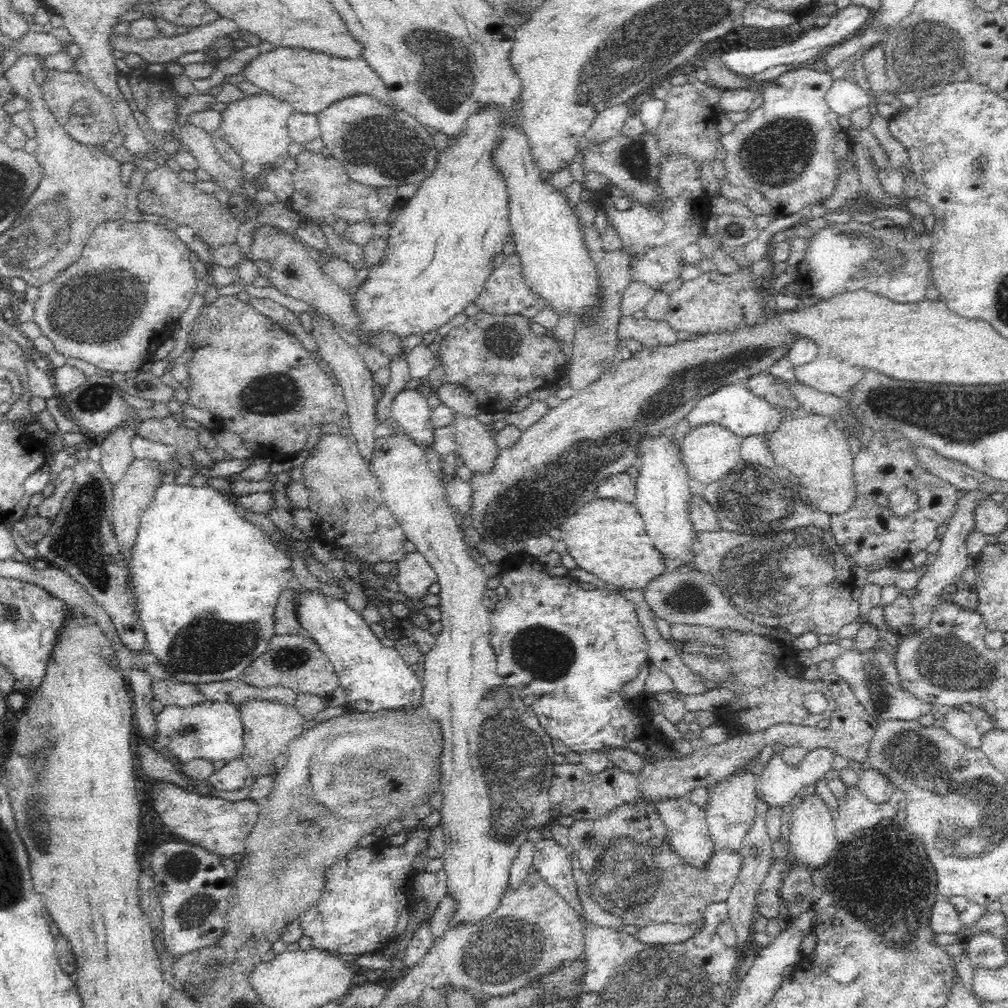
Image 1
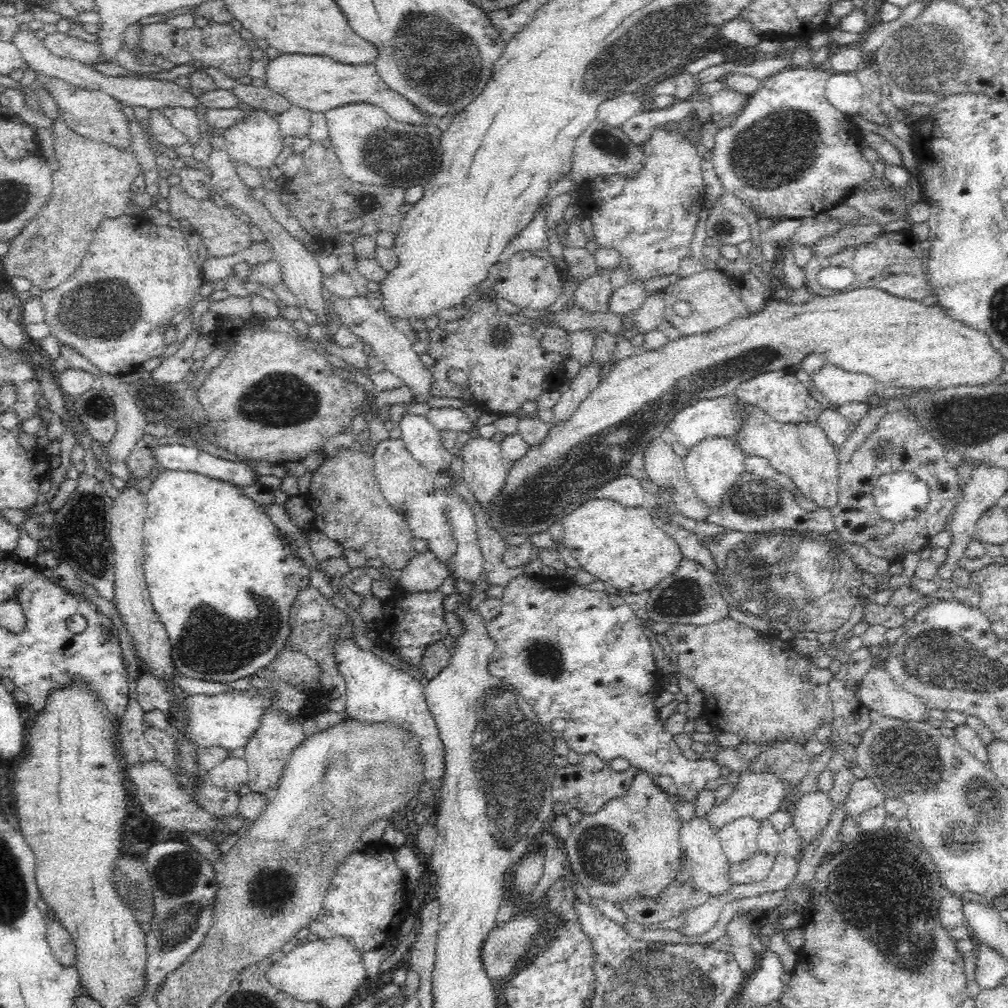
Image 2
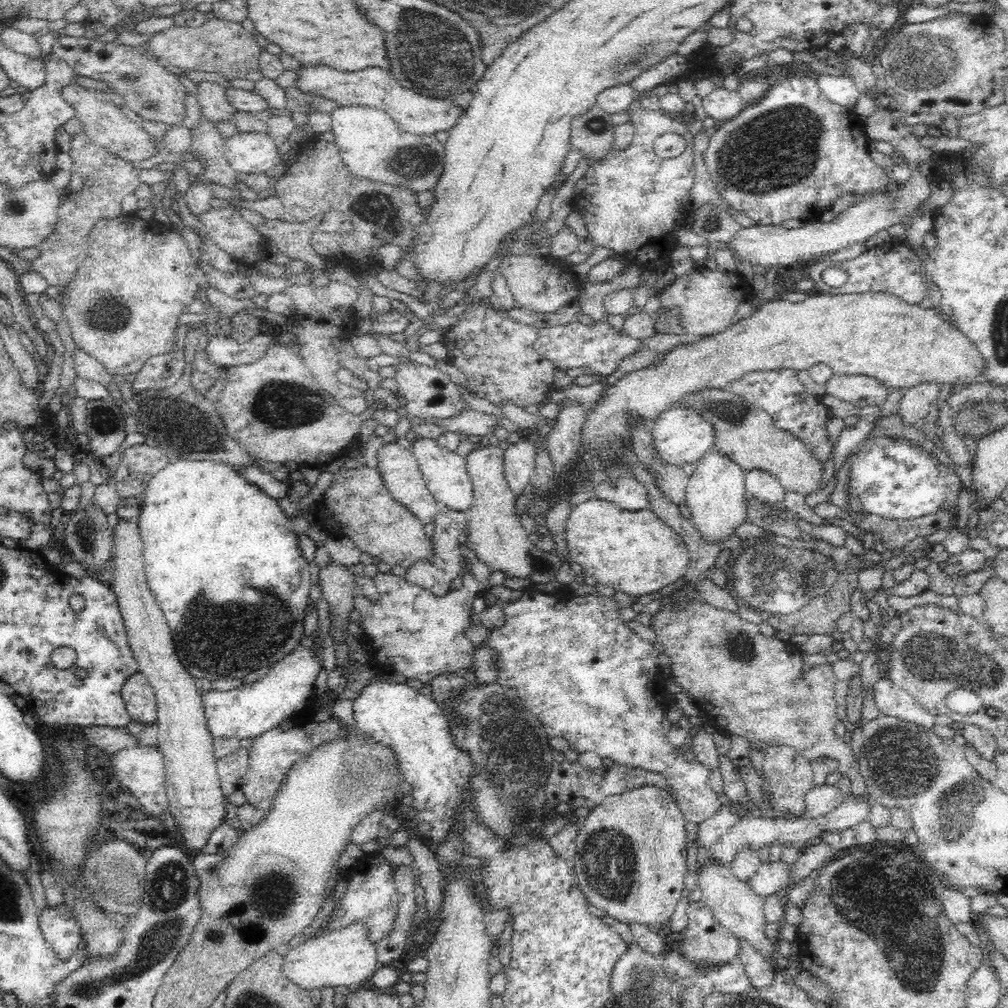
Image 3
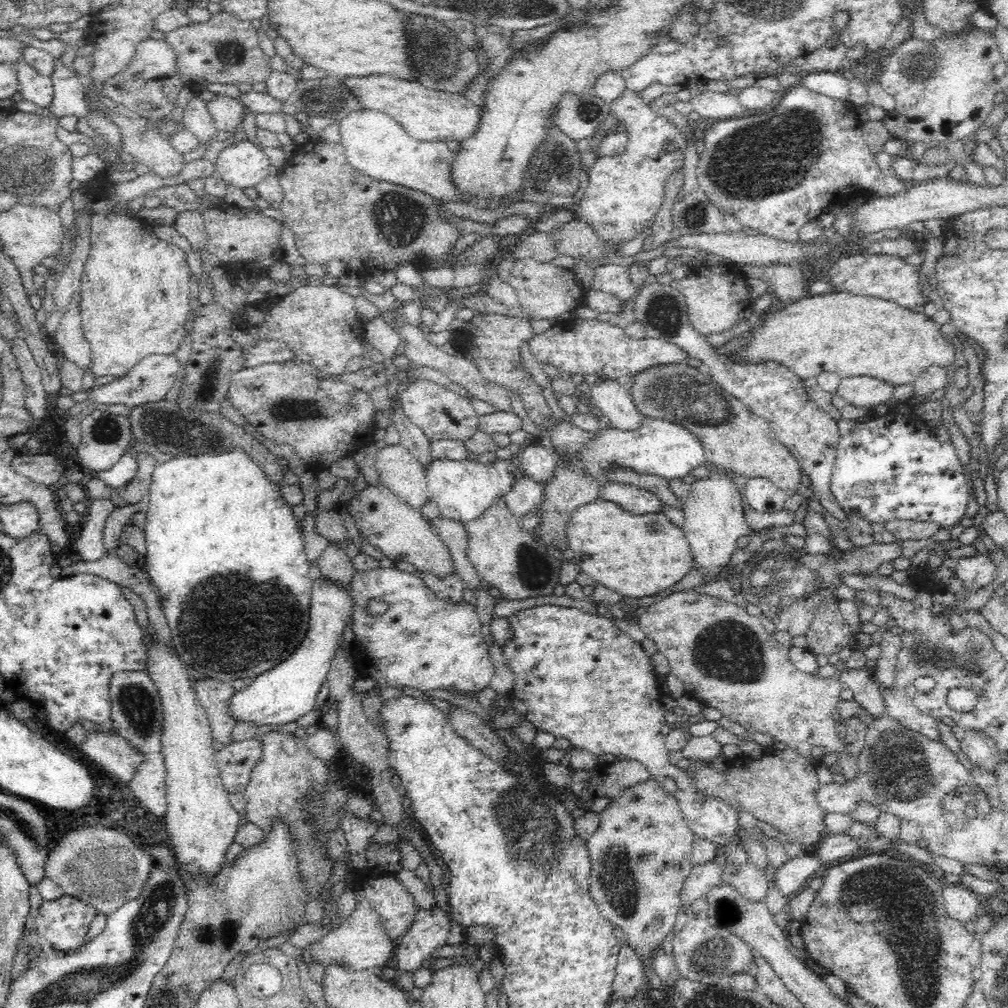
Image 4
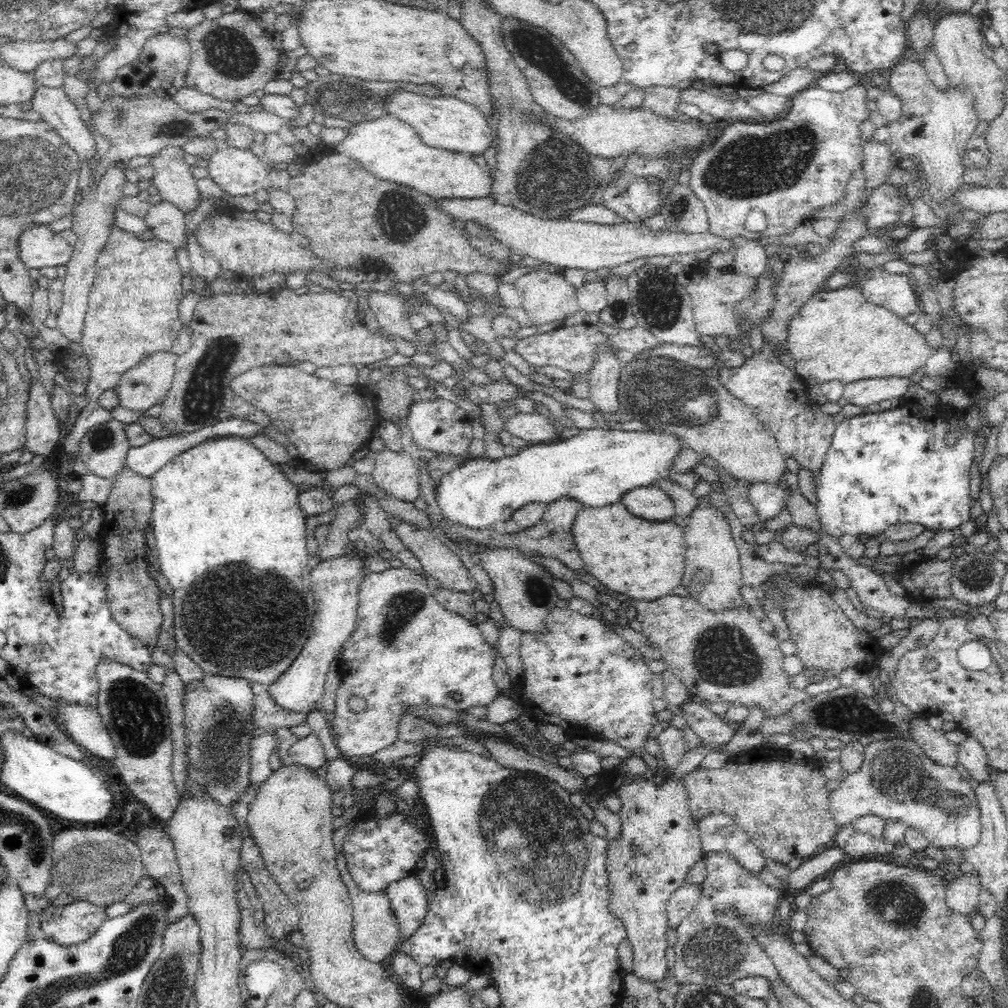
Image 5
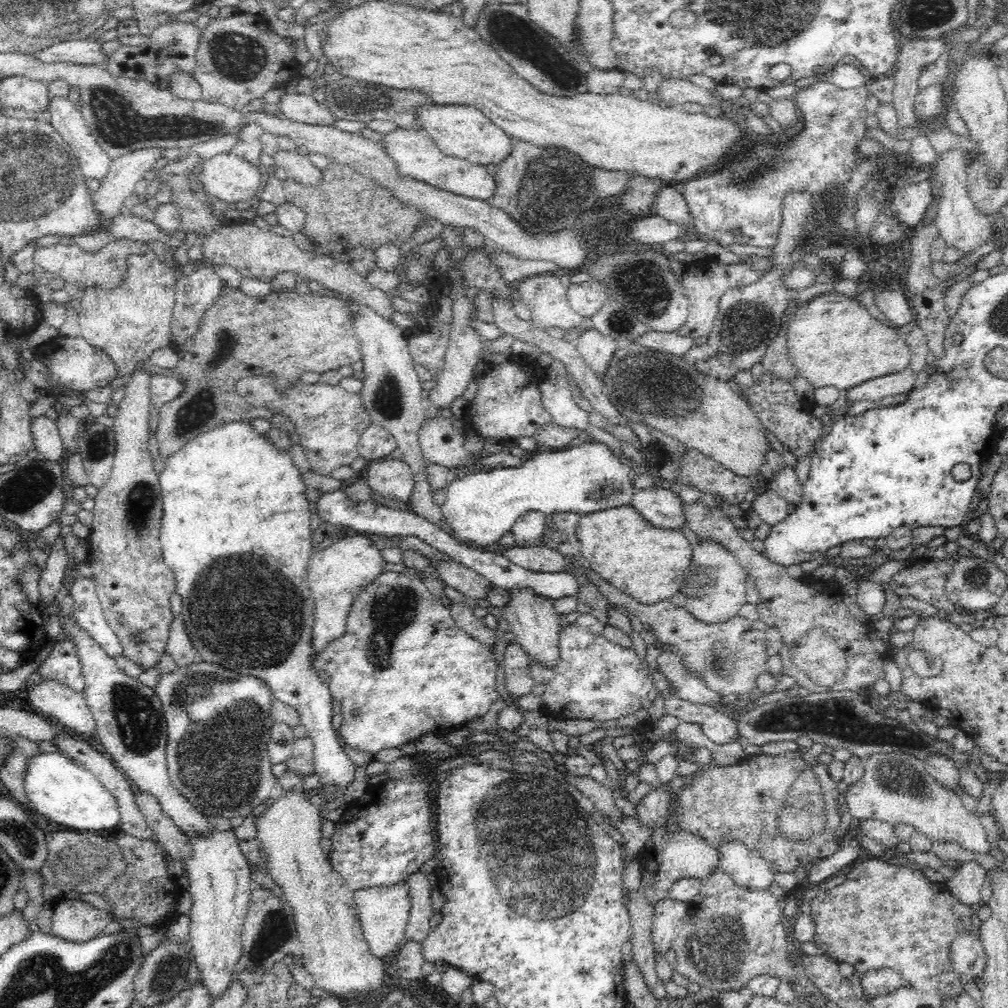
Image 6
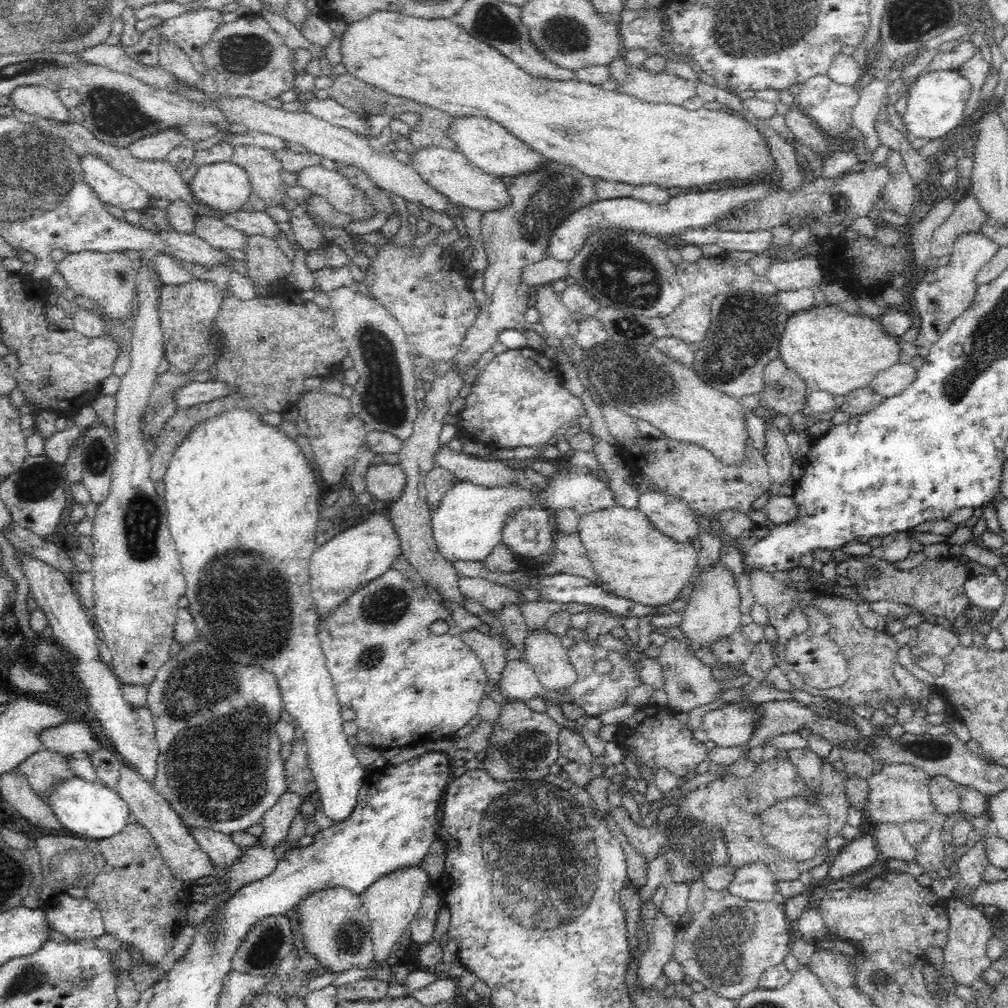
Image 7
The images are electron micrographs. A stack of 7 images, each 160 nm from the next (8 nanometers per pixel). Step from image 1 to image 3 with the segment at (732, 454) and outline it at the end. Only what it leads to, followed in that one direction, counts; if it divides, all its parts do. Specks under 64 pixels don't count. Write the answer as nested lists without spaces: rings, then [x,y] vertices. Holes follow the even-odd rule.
[[[714,448],[703,454],[695,467],[686,486],[686,503],[691,512],[691,521],[698,532],[702,533],[704,540],[719,543],[734,534],[734,528],[745,522],[745,473],[734,459]]]

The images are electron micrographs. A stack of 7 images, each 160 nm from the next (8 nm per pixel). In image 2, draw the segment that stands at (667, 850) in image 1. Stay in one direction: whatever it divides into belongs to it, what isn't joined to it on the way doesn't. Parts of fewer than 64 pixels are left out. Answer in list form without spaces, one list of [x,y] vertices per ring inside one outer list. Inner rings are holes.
[[[758,852],[739,863],[730,863],[729,878],[734,884],[762,882],[770,872],[775,854]],[[672,879],[669,885],[657,897],[638,895],[631,901],[622,901],[619,907],[627,918],[642,926],[658,924],[670,918],[676,918],[684,910],[691,911],[702,906],[710,896],[706,891],[696,889],[689,881],[680,883]]]

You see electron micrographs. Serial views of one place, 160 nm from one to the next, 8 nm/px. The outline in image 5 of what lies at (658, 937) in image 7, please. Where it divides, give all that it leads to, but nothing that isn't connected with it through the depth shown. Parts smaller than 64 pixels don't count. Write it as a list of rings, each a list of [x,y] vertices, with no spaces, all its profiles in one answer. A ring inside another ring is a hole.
[[[683,883],[678,890],[675,890],[666,908],[668,928],[680,928],[690,916],[694,906],[697,905],[700,896],[702,896],[701,884]]]

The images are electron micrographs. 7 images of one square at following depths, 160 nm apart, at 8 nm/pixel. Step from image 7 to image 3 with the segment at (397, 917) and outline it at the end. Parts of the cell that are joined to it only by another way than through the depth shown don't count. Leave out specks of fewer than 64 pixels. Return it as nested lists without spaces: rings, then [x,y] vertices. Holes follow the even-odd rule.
[[[352,922],[340,930],[325,931],[321,936],[307,938],[302,944],[291,948],[284,957],[282,972],[284,976],[304,990],[322,990],[324,986],[357,986],[358,984],[368,983],[368,980],[379,967],[376,942],[370,942],[366,936],[365,922]]]

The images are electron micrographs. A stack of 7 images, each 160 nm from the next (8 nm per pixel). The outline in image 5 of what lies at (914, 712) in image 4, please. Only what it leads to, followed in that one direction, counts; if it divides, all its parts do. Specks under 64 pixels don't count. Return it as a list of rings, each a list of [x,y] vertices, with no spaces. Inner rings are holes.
[[[918,714],[910,716],[906,723],[910,725],[910,737],[916,742],[924,753],[941,766],[956,767],[959,764],[958,748],[946,739],[944,732],[936,730],[926,720],[925,716]]]

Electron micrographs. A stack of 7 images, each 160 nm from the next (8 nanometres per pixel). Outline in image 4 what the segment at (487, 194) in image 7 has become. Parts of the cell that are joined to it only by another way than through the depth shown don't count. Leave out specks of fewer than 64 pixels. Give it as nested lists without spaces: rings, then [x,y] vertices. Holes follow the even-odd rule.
[[[360,109],[338,122],[342,146],[347,163],[362,176],[382,182],[418,190],[432,199],[444,202],[469,203],[472,195],[458,192],[450,180],[451,164],[456,152],[446,147],[446,142],[424,142],[416,140],[389,115],[382,111]]]

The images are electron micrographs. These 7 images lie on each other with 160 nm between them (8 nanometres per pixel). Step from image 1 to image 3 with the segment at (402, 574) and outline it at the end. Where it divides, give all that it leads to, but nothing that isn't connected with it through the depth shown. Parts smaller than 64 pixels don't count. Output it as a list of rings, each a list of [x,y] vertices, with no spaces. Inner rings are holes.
[[[442,502],[437,503],[438,512],[434,516],[435,531],[431,538],[433,557],[430,560],[419,560],[414,562],[412,566],[407,569],[404,578],[416,586],[421,586],[429,590],[433,594],[440,596],[446,594],[450,589],[450,583],[461,572],[461,562],[463,557],[460,554],[458,536],[462,534],[462,530],[466,527],[466,522],[470,518],[469,511],[455,511],[448,508]]]

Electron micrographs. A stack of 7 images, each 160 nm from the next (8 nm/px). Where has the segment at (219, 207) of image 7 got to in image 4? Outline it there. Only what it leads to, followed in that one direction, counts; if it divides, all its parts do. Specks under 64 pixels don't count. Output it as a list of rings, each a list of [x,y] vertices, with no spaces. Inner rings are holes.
[[[232,138],[217,157],[215,173],[216,176],[221,176],[227,185],[242,190],[255,188],[270,174],[271,165],[268,157],[262,144],[256,145],[248,139],[237,141]]]

